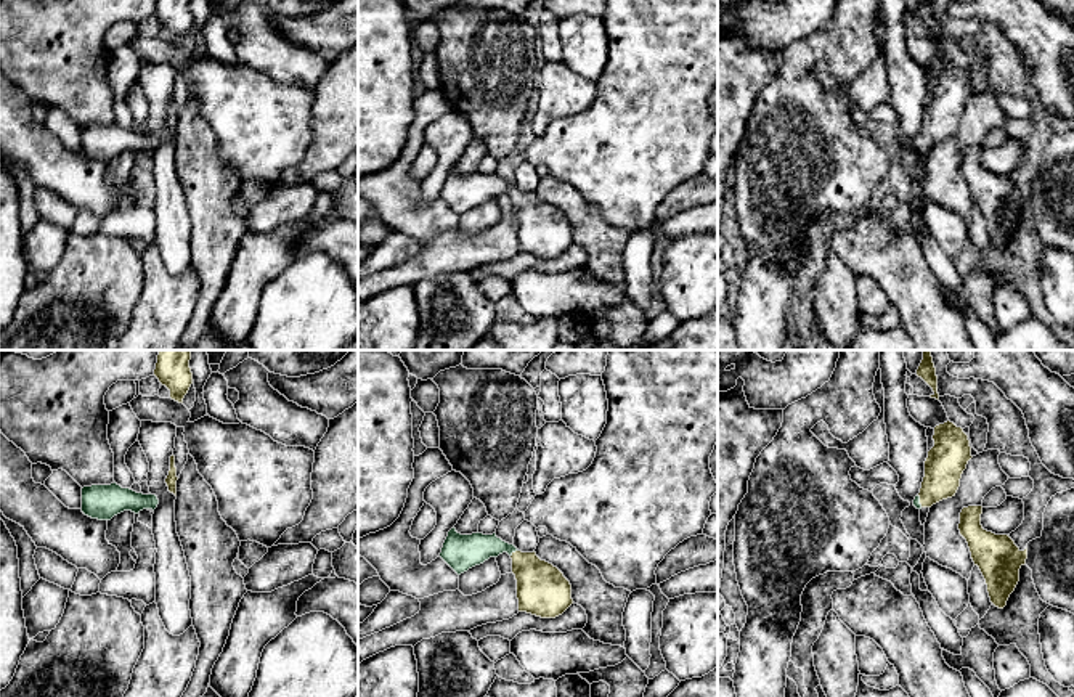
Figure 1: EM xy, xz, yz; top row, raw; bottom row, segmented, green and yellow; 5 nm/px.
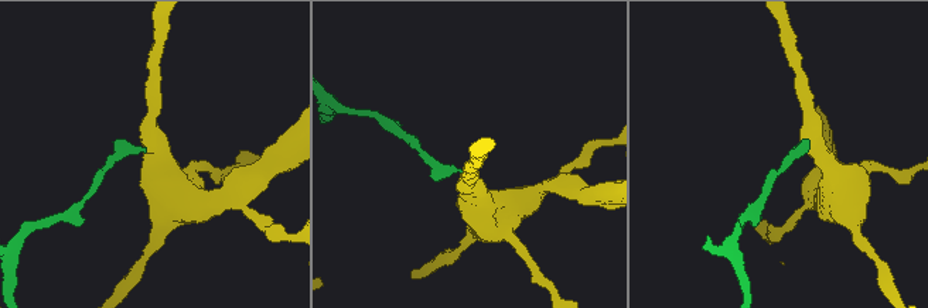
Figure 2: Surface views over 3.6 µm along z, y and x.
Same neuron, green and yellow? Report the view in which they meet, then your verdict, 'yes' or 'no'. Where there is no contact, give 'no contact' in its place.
meets green in xz; yes

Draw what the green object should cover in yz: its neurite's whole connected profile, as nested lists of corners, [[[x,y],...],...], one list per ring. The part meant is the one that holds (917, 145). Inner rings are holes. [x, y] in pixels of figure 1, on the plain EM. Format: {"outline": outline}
{"outline": [[[947,61],[934,67],[934,87],[925,101],[925,117],[913,140],[917,149],[955,137],[963,111],[971,96],[968,75],[962,67]]]}

